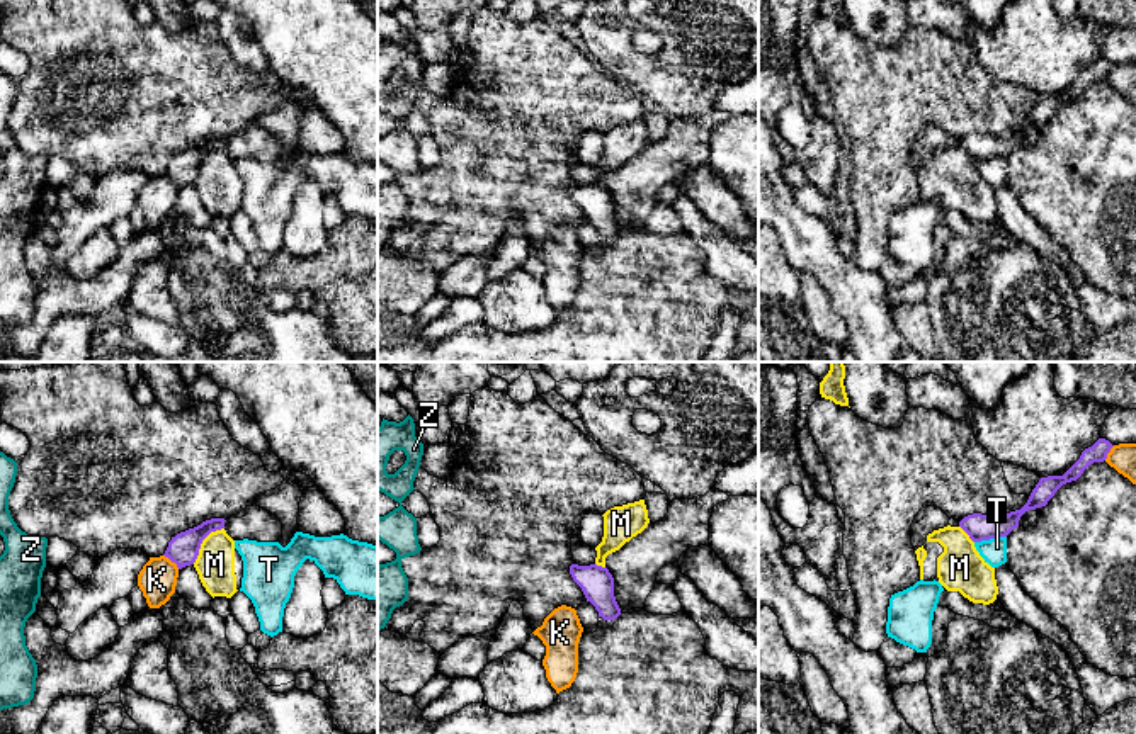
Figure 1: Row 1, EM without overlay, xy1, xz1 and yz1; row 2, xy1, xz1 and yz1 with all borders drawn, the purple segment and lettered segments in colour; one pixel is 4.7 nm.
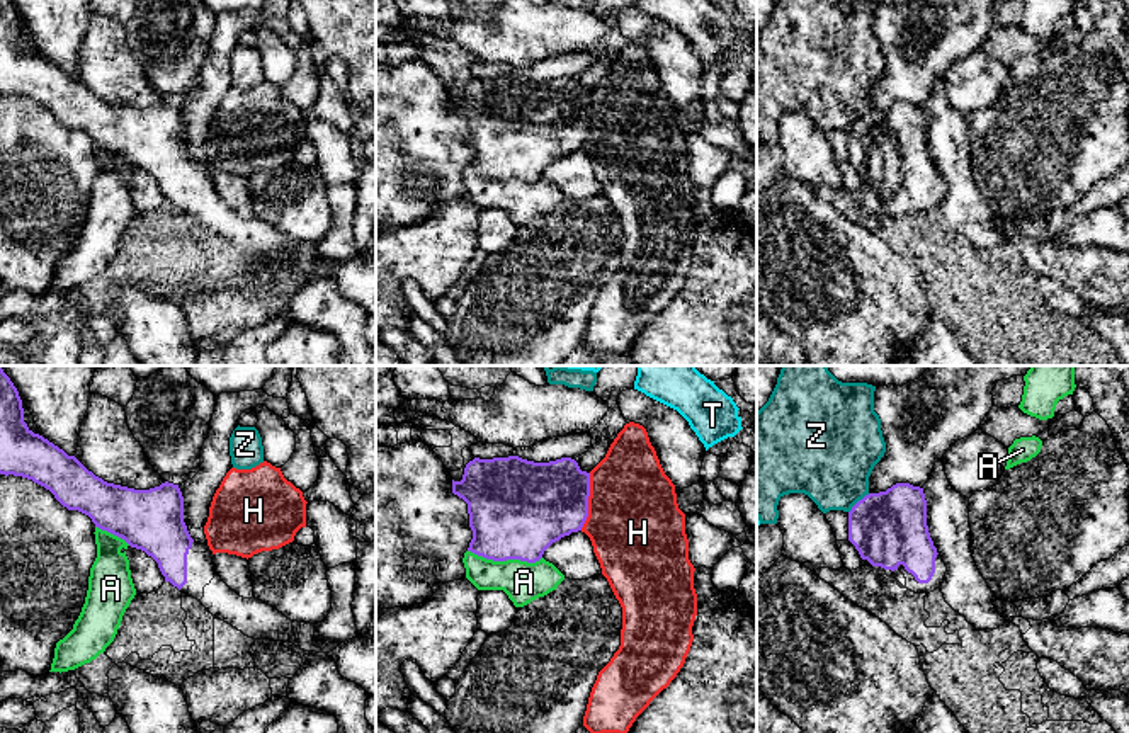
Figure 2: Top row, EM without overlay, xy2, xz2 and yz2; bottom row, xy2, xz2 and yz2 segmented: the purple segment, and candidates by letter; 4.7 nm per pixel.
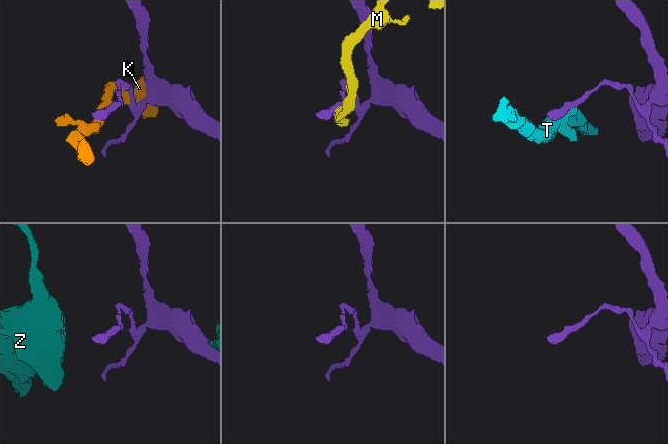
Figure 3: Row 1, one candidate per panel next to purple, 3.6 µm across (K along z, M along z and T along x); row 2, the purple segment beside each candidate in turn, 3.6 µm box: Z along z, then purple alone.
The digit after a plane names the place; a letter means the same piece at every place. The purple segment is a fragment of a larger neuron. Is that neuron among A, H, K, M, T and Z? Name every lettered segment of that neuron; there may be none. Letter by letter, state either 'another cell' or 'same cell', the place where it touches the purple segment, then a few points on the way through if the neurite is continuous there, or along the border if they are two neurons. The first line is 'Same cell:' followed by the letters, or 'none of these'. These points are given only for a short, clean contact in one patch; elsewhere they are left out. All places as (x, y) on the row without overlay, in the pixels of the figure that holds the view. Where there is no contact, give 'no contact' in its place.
Same cell: none of these
A: another cell; meets purple in xz2 at (505, 179)
H: another cell; meets purple in xz2 at (587, 121)
K: another cell; meets purple in xy1 at (172, 180)
M: another cell; meets purple in xy1 at (201, 162); border along xy1 (223, 146), (203, 160), (199, 174), (193, 182)
T: another cell; meets purple in yz1 at (990, 157); border along yz1 (1005, 155), (975, 162)
Z: another cell; meets purple in yz2 at (857, 121); border along yz2 (869, 113), (849, 131)

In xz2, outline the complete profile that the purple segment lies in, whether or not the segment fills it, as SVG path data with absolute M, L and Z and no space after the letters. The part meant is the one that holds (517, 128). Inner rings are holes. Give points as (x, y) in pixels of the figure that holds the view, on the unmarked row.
M519 75L479 78L464 87L452 112L468 122L473 158L468 170L493 180L536 182L556 160L582 150L588 136L590 92L571 77L534 82Z

